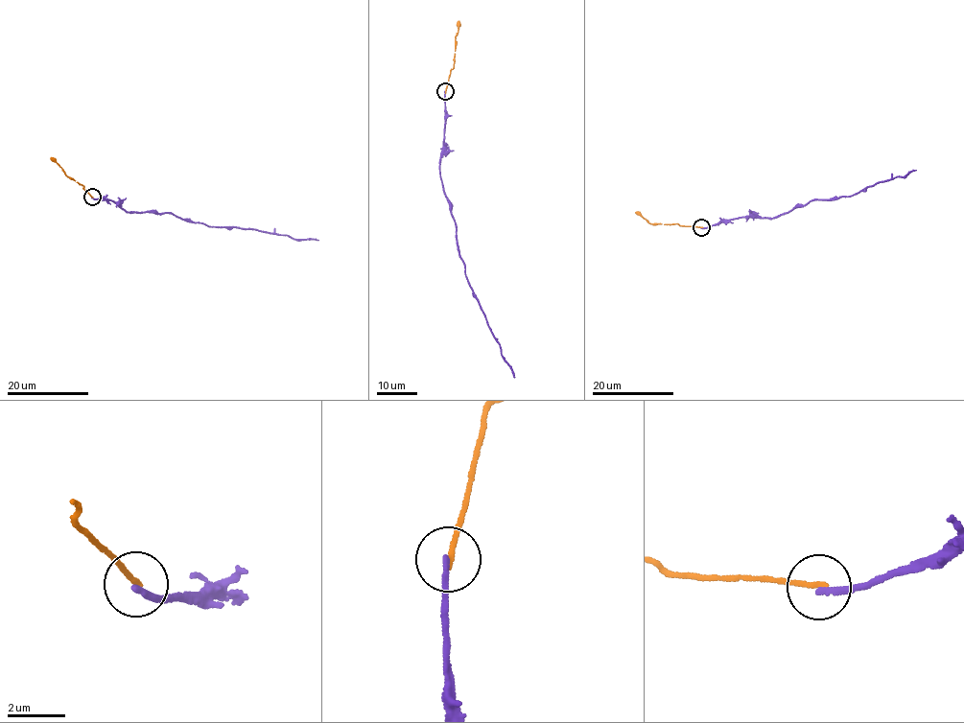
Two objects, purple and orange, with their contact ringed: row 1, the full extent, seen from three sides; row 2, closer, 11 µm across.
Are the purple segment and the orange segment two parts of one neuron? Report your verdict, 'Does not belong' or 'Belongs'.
Does not belong

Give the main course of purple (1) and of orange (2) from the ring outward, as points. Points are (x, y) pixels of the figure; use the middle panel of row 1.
1: (445, 91), (444, 155), (440, 158), (439, 168), (442, 188), (454, 219), (458, 255), (473, 295), (514, 378)
2: (445, 91), (450, 70), (454, 67), (458, 21)

